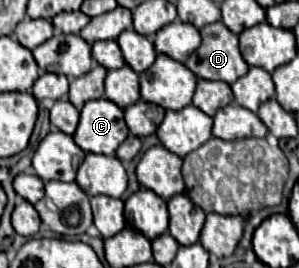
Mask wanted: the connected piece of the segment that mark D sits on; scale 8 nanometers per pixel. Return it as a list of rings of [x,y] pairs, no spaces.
[[[222,22],[204,26],[200,34],[200,48],[184,62],[184,66],[198,80],[222,80],[232,84],[248,72],[248,64],[238,48],[238,36],[232,34]]]

